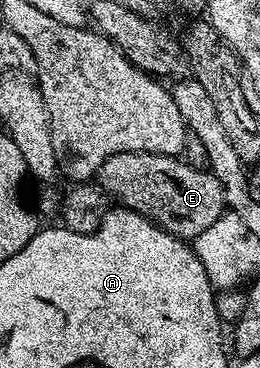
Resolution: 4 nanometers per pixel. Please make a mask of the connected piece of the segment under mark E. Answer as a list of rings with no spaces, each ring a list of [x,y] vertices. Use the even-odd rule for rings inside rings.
[[[152,152],[113,154],[100,166],[97,184],[106,195],[108,192],[116,196],[122,207],[133,209],[184,242],[194,241],[201,230],[209,230],[209,226],[213,226],[213,222],[217,222],[225,211],[221,182],[217,182],[207,168],[192,168],[179,156],[162,156]]]

